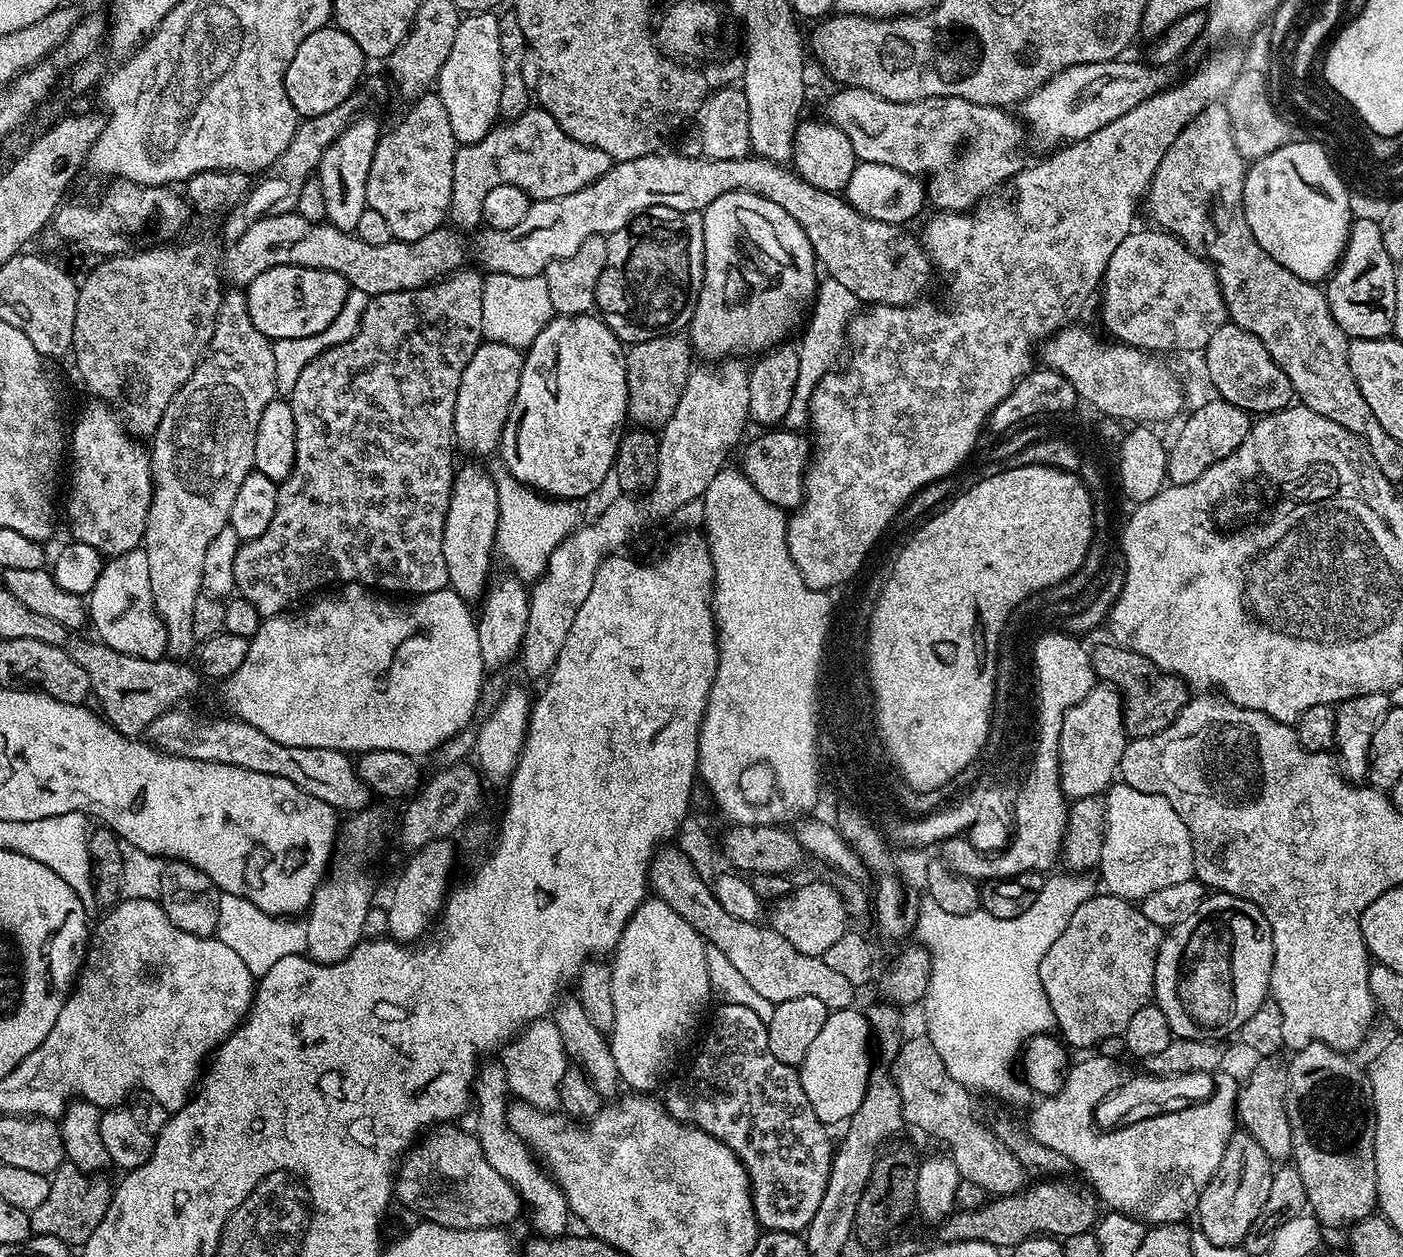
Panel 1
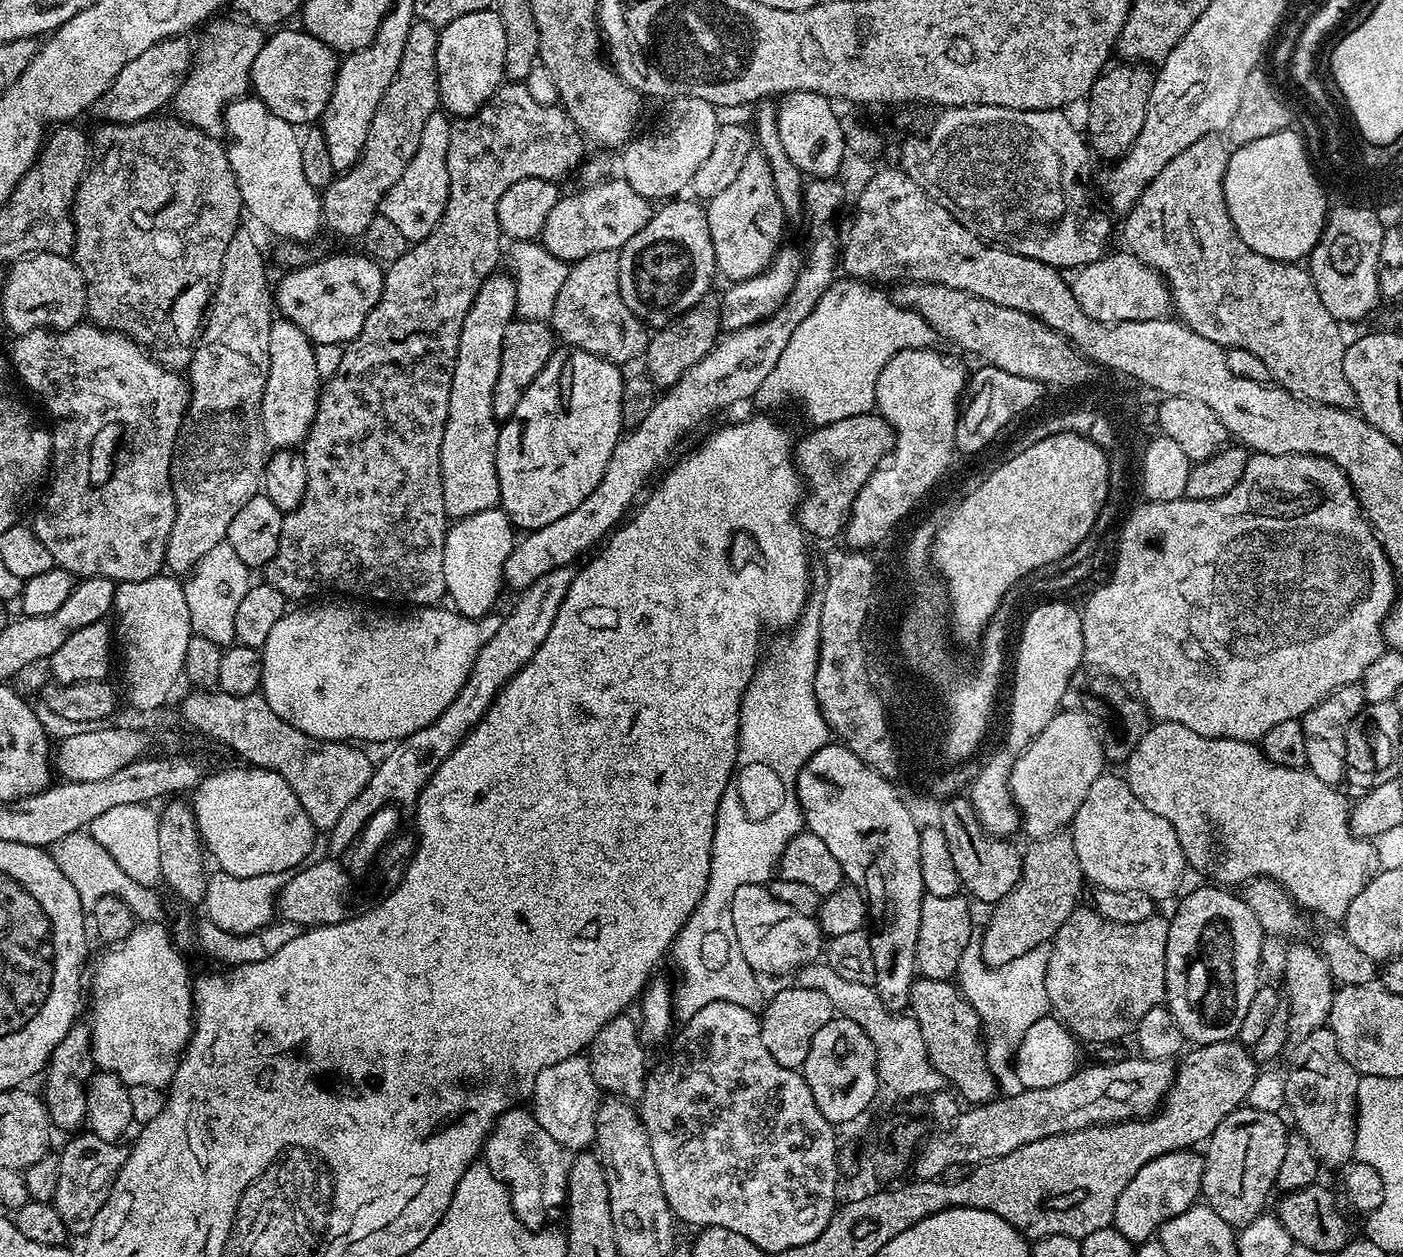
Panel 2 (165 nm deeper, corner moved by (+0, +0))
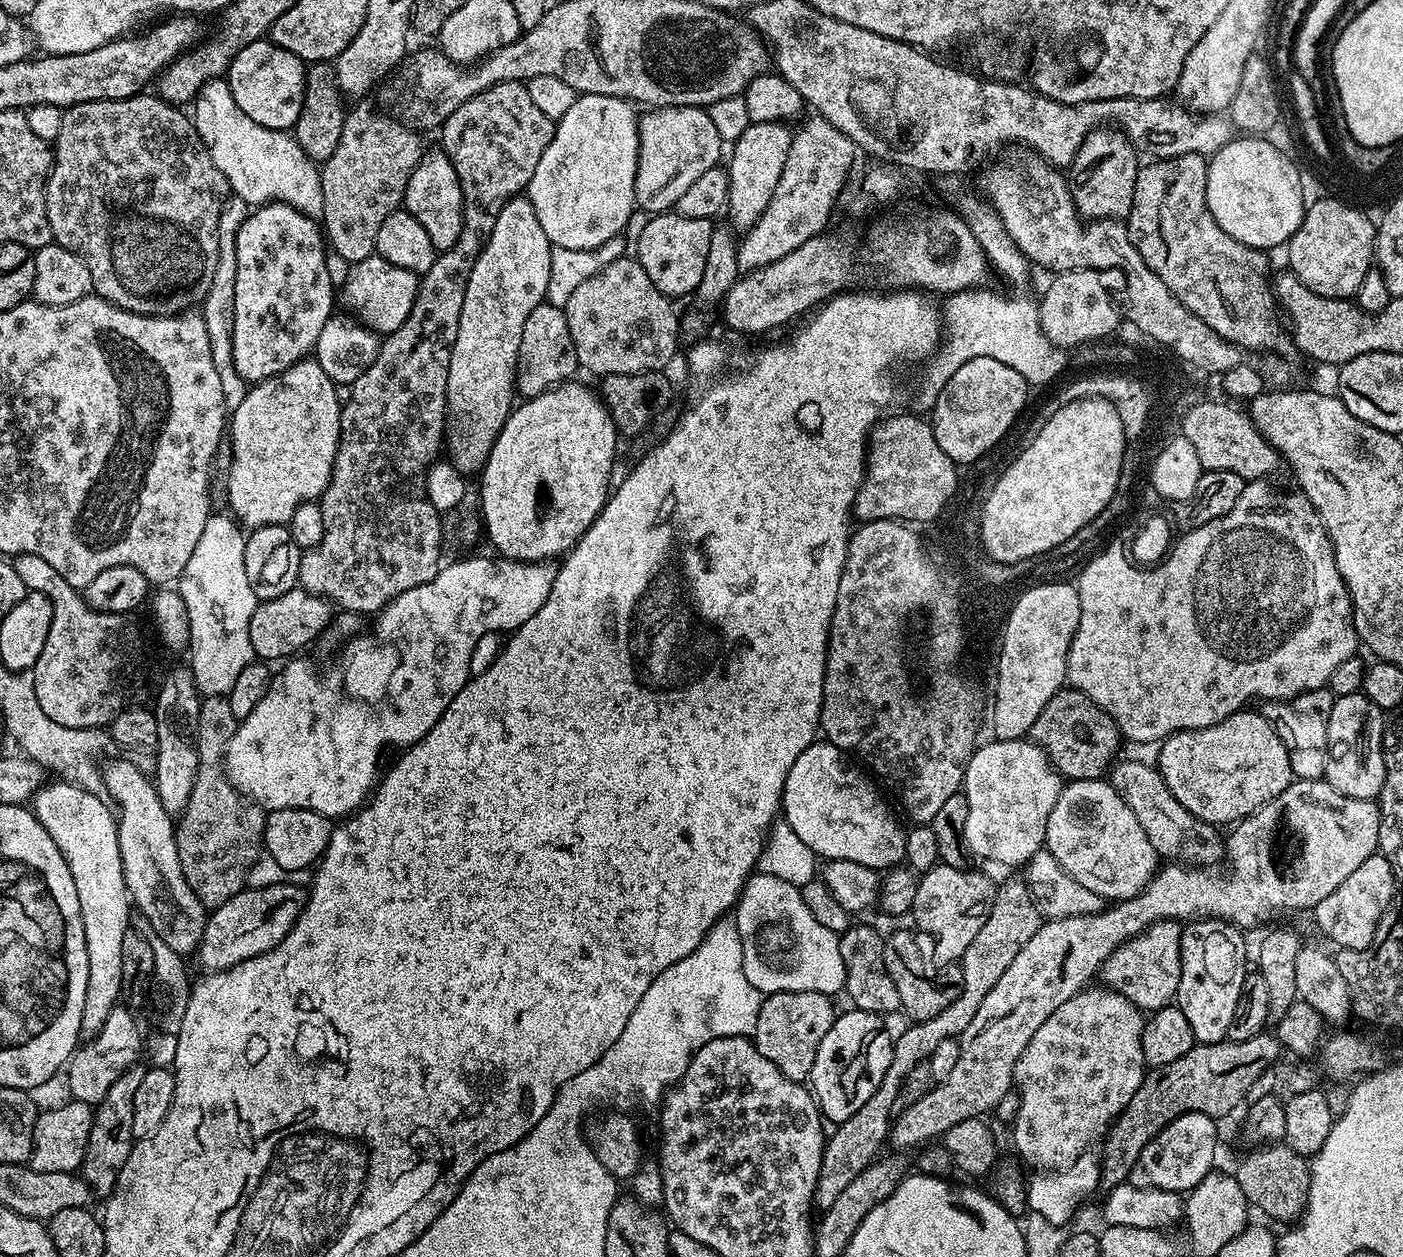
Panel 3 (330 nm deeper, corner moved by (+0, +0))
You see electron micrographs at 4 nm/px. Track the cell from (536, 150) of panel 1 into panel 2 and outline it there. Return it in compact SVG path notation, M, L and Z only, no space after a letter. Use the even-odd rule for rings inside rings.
M505 82L498 91L490 97L476 112L475 116L465 116L452 120L450 130L450 150L448 151L448 201L444 207L442 218L438 226L425 240L417 240L409 247L407 254L398 258L398 262L387 265L384 273L384 289L382 298L374 306L362 326L360 335L349 340L342 363L333 376L323 381L318 406L314 414L312 429L308 431L308 439L302 445L302 455L306 466L306 494L302 502L293 512L284 513L282 522L282 538L278 538L278 550L274 558L262 569L263 579L274 586L289 601L304 602L309 598L320 598L324 588L333 588L336 592L353 592L353 597L360 598L363 592L369 592L380 600L397 600L408 606L436 606L445 599L446 579L443 574L443 547L450 525L450 518L444 509L442 498L442 434L446 426L446 414L450 410L450 382L454 378L454 366L458 358L458 342L462 338L462 322L466 322L466 314L470 314L470 306L478 294L481 286L488 281L488 277L497 271L492 260L476 260L476 236L488 236L500 232L498 222L498 201L502 194L514 186L514 182L522 182L526 178L542 178L560 182L563 176L568 176L584 160L585 137L576 123L572 121L563 108L556 104L534 102L530 98L530 90L522 82Z

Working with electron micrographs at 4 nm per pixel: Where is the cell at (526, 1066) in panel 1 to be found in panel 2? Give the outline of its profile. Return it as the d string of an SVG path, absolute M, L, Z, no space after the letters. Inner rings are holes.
M587 1055L572 1056L569 1060L546 1066L534 1082L530 1111L538 1124L565 1150L584 1150L596 1139L596 1111L602 1092L591 1076Z

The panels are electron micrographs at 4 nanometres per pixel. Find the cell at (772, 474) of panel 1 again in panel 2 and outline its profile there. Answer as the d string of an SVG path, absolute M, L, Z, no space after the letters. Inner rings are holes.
M866 412L850 418L843 418L838 422L830 422L813 427L805 434L794 448L796 470L800 473L806 495L801 499L798 509L798 519L801 528L809 537L817 536L820 540L832 540L843 533L848 527L848 520L852 516L854 498L858 498L858 490L866 486L866 478L874 474L874 470L881 464L892 450L892 427L879 414Z

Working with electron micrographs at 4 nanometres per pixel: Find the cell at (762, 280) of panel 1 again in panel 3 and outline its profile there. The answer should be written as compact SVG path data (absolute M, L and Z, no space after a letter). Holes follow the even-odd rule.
M784 122L749 123L748 128L742 130L742 134L731 145L732 157L729 158L728 164L726 160L728 174L726 216L733 229L752 228L754 222L762 218L762 210L770 206L770 198L774 198L778 178L782 178L782 169L786 166L786 158L790 158L790 142L793 135L793 129Z

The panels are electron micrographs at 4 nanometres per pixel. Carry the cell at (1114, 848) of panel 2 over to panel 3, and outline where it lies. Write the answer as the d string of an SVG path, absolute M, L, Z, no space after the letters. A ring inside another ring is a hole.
M1104 778L1073 780L1061 787L1058 802L1054 802L1054 810L1050 810L1050 818L1046 822L1044 843L1047 852L1059 862L1062 870L1066 870L1066 874L1070 874L1070 878L1074 878L1074 882L1082 882L1082 886L1094 890L1094 894L1108 902L1137 896L1158 871L1158 857L1145 831L1111 782Z

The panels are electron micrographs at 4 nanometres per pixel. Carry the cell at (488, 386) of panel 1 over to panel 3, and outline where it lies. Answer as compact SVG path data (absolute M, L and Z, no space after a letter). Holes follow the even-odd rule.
M547 302L534 306L526 327L522 330L522 346L518 346L516 359L516 391L521 397L531 398L549 392L559 384L571 381L580 363L574 350L574 338L570 338L570 326L566 326L563 308Z

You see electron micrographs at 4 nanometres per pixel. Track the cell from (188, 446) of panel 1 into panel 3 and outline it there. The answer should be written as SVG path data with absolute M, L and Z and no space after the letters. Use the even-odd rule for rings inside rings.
M232 196L225 199L224 208L218 218L218 266L214 270L214 282L210 282L210 290L202 301L202 315L206 322L206 334L210 334L210 350L214 358L214 366L220 371L222 378L222 394L229 405L242 402L248 393L249 385L236 373L232 364L232 331L234 330L234 274L236 273L236 235L240 223L248 217L249 205L242 198Z

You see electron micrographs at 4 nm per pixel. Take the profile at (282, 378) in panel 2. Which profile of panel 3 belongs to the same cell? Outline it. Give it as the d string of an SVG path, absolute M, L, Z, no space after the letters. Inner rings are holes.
M305 358L298 361L294 366L287 368L285 372L279 372L276 376L272 376L269 380L261 380L253 383L249 387L248 393L242 398L242 402L236 404L230 412L230 440L232 436L232 466L228 470L228 504L231 515L245 529L261 528L262 526L270 526L271 524L287 525L290 518L294 514L294 510L298 510L300 504L319 501L323 496L326 486L332 477L334 470L334 458L338 450L338 442L340 441L340 409L342 407L342 396L339 396L338 386L330 378L326 378L326 370L322 370L322 366L315 358Z

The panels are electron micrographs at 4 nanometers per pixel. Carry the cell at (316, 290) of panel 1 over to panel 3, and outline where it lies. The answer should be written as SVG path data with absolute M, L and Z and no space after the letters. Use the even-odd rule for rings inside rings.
M375 254L362 262L351 265L346 282L342 285L344 300L353 308L351 311L365 328L369 328L371 332L381 337L386 337L394 330L398 330L398 326L402 326L402 322L410 318L410 310L414 310L414 302L419 289L420 282L417 273L402 270L386 262L386 258Z

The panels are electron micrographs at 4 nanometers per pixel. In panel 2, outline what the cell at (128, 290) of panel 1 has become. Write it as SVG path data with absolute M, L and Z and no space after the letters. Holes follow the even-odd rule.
M149 118L139 120L136 124L99 125L100 129L90 140L91 156L86 171L80 177L80 185L76 197L72 199L72 221L76 227L76 245L72 247L72 256L84 279L84 289L88 299L86 316L97 328L107 328L109 332L120 332L129 336L135 344L141 344L147 352L164 368L173 370L187 369L192 362L192 350L196 346L202 321L206 316L212 293L222 274L222 258L226 254L226 246L230 246L230 238L241 227L240 216L244 212L244 203L238 190L238 182L234 178L234 170L228 161L228 150L223 143L216 141L215 135L185 124L178 118L160 120Z

